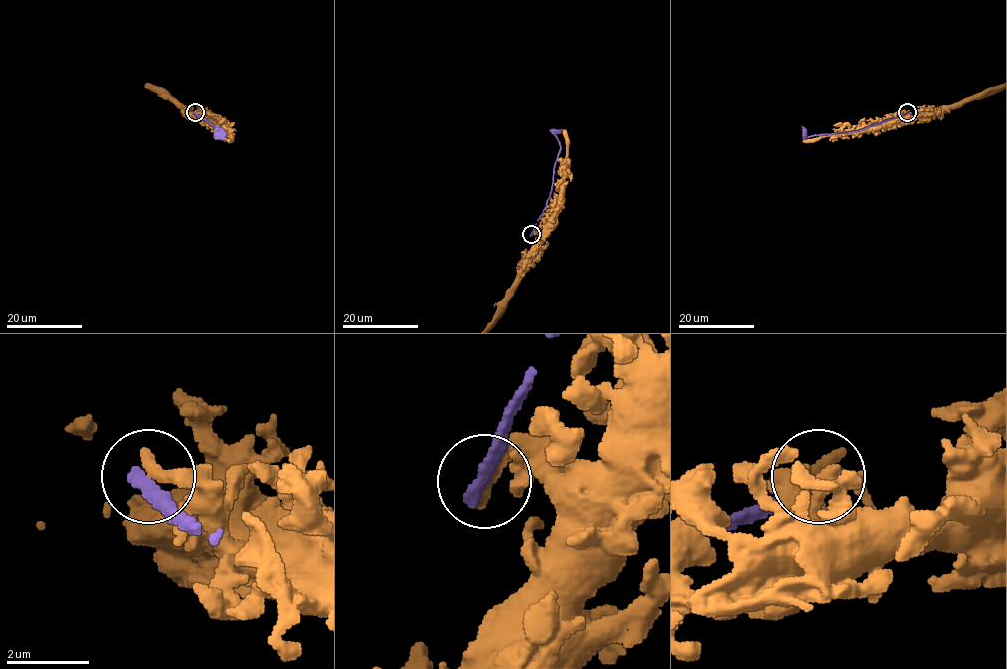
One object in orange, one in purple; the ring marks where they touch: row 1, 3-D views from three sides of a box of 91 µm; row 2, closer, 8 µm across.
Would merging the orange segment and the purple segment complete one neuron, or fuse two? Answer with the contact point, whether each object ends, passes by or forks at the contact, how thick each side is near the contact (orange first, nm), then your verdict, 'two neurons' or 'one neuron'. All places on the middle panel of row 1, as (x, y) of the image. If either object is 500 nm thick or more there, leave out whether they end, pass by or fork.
place (531, 234); orange ends; purple ends; calibres 360 and 360 nm; two neurons

